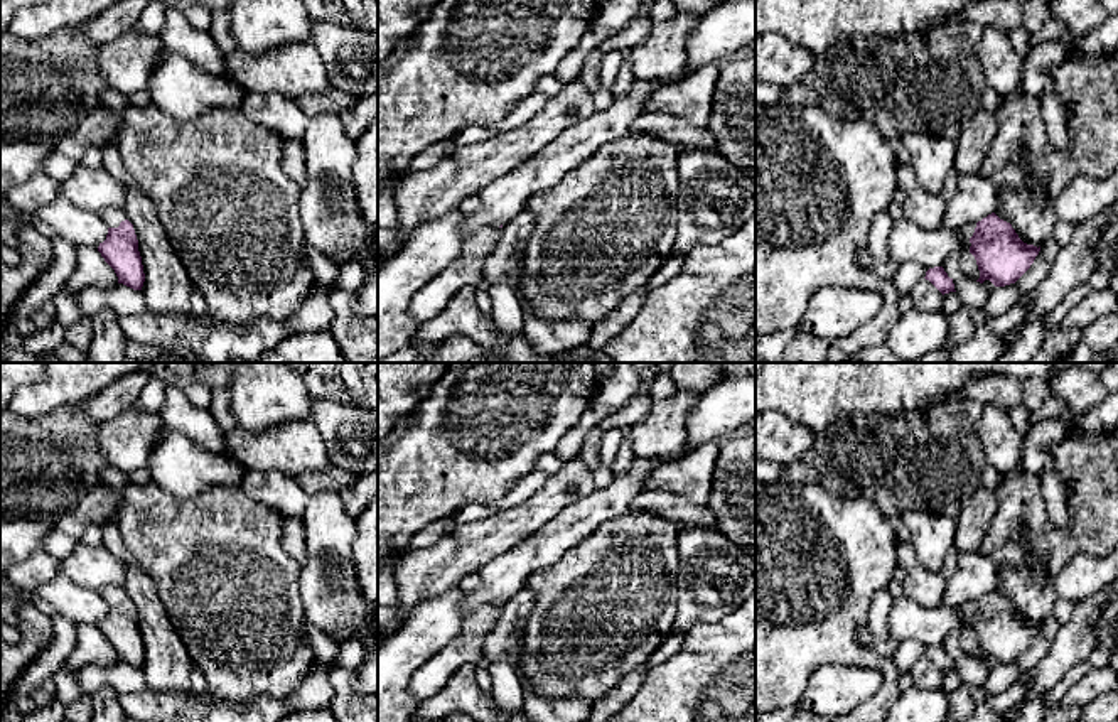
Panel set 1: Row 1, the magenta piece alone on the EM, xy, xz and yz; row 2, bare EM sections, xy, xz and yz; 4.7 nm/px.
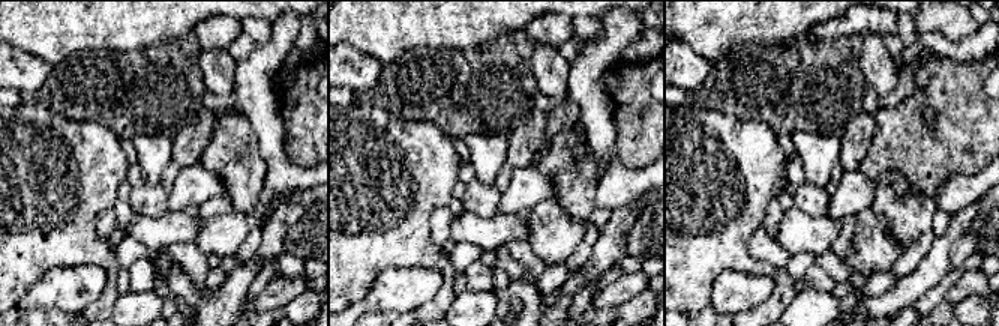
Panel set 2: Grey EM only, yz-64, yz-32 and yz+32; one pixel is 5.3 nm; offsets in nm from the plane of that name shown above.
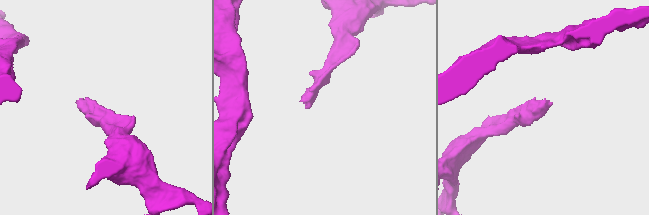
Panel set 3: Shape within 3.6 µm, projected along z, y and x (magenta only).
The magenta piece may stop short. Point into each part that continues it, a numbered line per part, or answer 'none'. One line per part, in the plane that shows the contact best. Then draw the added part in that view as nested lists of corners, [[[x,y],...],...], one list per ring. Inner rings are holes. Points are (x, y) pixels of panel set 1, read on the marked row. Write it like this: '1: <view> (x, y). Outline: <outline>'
1: xy (112, 216). Outline: [[[106,207],[99,211],[98,216],[108,228],[118,228],[120,223],[126,219],[125,209],[118,207]]]

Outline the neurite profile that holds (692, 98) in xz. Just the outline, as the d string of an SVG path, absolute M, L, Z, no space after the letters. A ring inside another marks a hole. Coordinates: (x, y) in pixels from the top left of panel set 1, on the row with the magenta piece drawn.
M710 62L673 86L661 86L653 91L644 105L642 113L666 111L685 118L698 128L707 128L712 115L712 96L718 79L718 62Z

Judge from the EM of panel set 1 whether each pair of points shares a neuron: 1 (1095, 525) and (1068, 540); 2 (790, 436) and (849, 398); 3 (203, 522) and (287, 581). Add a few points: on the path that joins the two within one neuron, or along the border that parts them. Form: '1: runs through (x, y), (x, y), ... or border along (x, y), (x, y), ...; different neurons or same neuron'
1: runs through (1088, 532), (1074, 538); same neuron
2: border along (773, 409), (815, 434); different neurons
3: runs through (223, 542), (262, 581), (267, 581); same neuron

